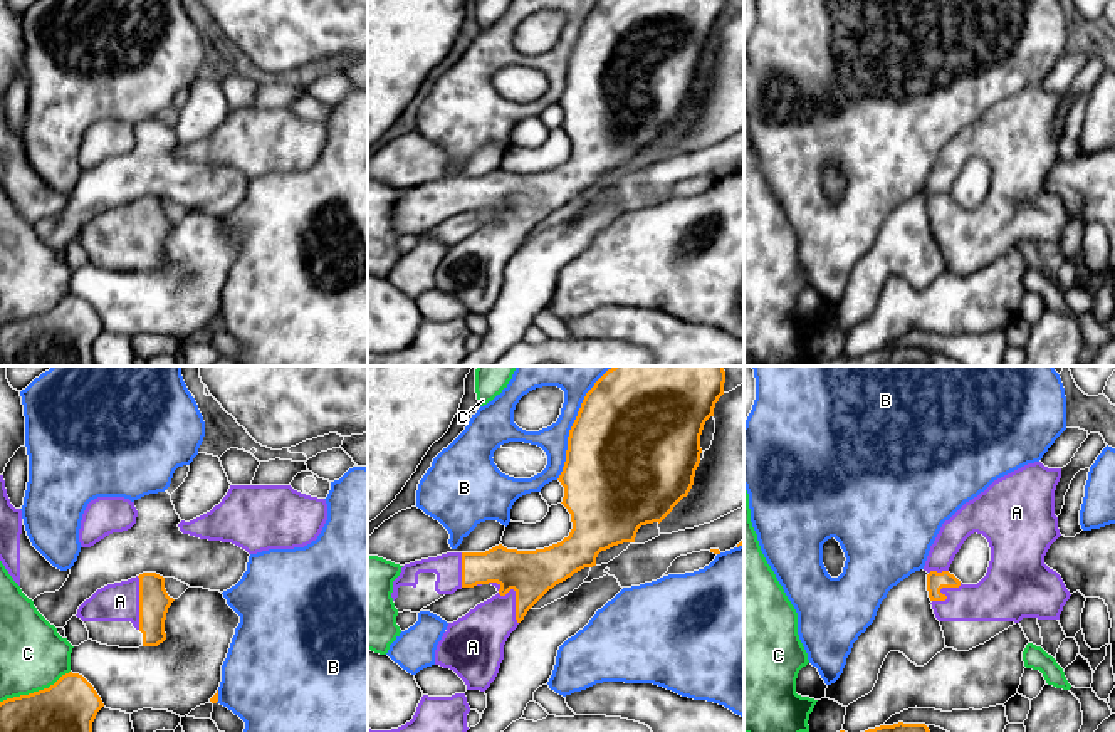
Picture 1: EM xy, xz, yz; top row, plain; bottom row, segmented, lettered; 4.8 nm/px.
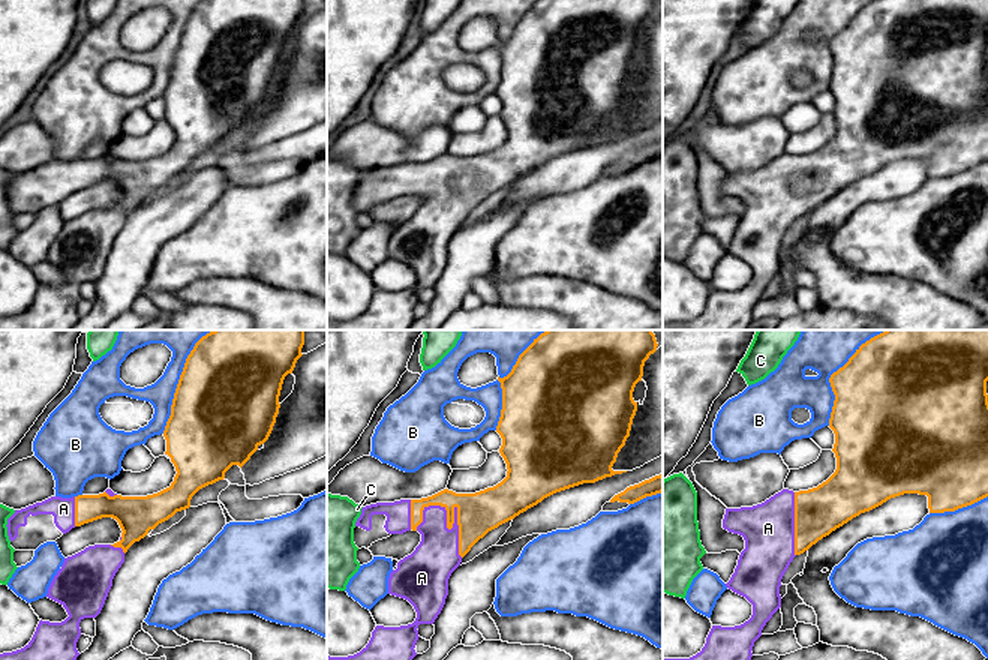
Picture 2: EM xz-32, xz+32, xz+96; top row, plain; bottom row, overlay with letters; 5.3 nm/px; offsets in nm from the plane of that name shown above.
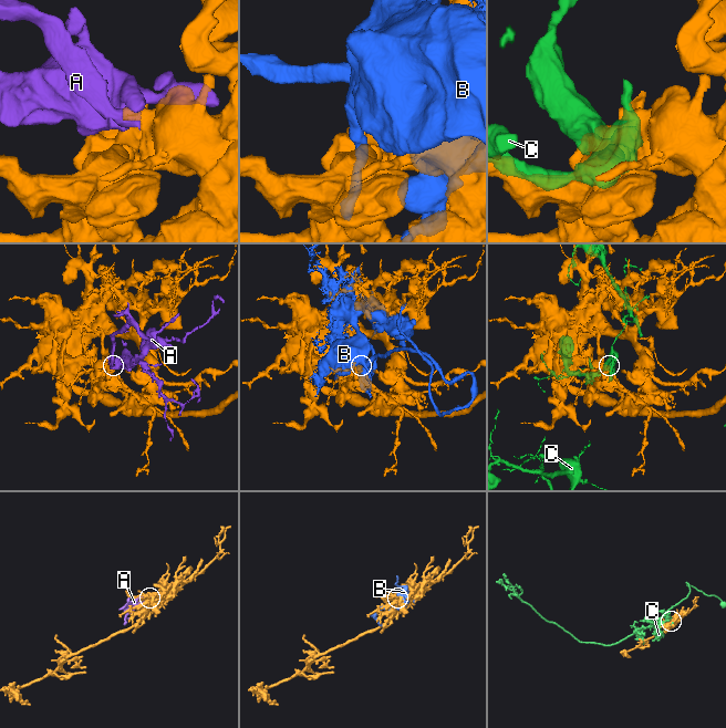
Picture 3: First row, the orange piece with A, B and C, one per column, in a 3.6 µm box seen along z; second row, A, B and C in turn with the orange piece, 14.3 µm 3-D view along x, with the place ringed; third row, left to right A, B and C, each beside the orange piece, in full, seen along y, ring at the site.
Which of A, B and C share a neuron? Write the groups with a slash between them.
A / B / C

